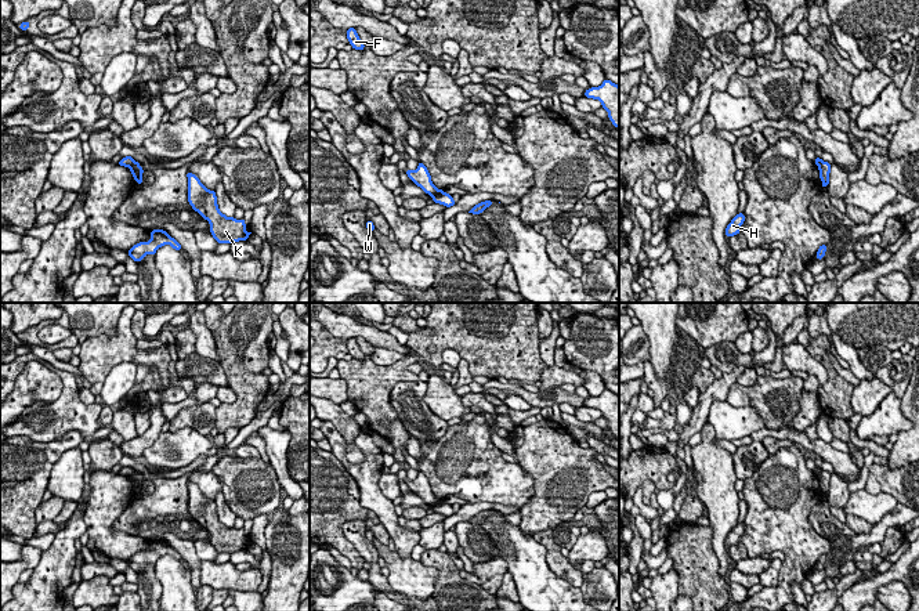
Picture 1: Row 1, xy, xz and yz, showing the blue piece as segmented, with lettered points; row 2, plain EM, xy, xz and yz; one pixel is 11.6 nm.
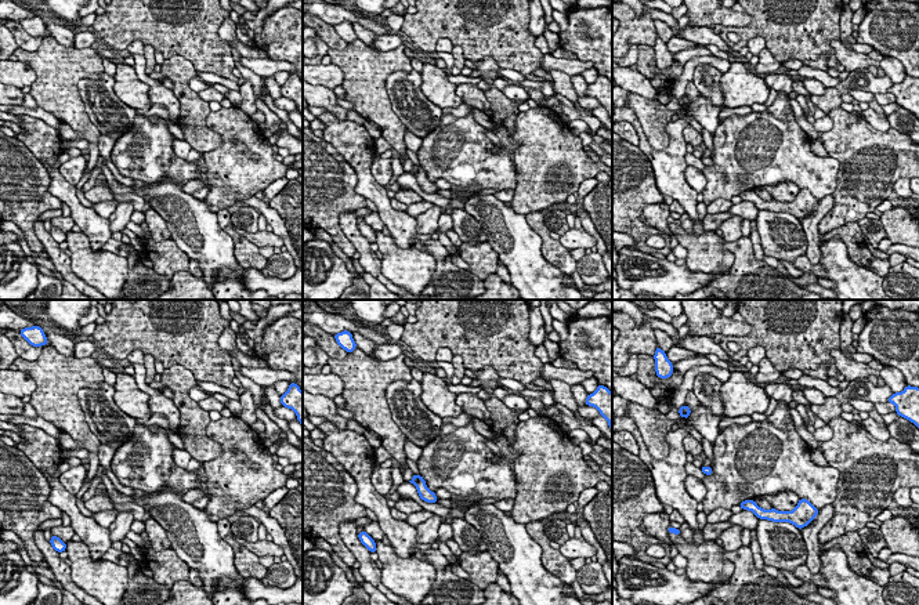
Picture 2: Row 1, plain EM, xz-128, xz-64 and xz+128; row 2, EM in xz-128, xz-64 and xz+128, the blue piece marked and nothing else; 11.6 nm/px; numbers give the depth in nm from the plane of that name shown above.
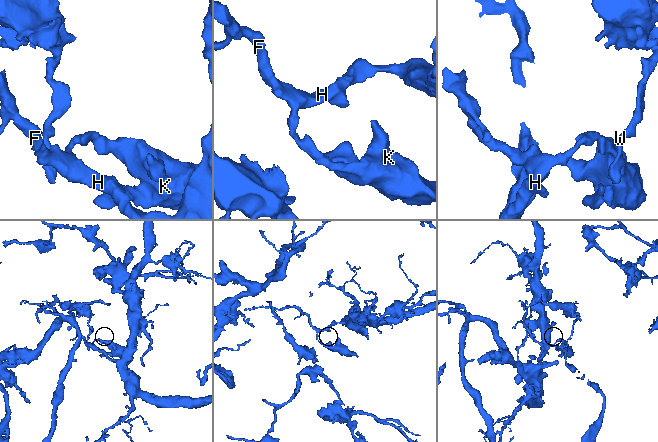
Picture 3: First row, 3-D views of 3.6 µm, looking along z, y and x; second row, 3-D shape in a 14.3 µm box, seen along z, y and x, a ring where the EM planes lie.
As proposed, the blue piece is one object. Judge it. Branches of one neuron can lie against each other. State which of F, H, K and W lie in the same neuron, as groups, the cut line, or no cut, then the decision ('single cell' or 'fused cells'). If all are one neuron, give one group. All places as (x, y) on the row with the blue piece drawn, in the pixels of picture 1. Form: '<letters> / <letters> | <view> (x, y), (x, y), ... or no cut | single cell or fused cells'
F H W / K | xz (444, 192), (433, 198) | fused cells

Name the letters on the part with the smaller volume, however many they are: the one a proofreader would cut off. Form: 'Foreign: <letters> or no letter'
Foreign: K

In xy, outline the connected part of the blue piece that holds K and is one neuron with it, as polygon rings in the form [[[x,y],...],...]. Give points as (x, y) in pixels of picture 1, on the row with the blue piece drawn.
[[[193,173],[188,177],[188,202],[210,224],[210,234],[217,243],[247,241],[245,218],[236,220],[222,214],[217,205],[216,191],[207,189]]]

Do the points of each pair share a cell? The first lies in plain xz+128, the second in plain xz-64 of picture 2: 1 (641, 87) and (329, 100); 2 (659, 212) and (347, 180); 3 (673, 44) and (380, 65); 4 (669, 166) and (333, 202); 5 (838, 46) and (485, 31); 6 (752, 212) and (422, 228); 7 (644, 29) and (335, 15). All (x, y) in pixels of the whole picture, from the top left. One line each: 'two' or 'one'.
1: two
2: two
3: two
4: two
5: two
6: two
7: two

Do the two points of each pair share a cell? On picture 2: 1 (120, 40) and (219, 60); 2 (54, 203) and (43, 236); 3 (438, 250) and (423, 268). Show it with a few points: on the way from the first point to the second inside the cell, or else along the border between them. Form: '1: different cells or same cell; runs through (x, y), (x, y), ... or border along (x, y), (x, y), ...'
1: same cell; runs through (145, 32), (188, 32), (194, 37)
2: different cells; border along (38, 217), (33, 232), (44, 249)
3: different cells; border along (423, 250), (434, 258), (433, 275)

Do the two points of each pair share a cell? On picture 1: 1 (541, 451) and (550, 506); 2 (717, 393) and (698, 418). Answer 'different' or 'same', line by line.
1: same
2: same

